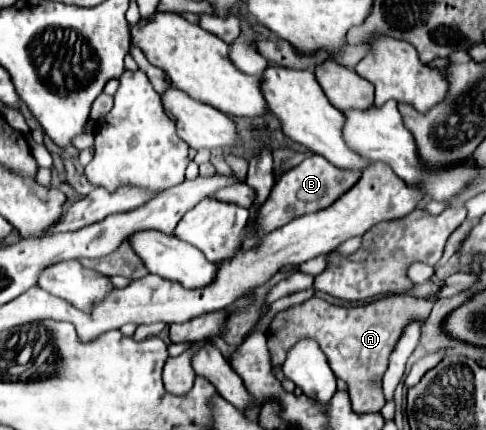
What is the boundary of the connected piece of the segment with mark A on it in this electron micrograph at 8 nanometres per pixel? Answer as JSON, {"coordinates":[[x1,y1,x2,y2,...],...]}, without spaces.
{"coordinates":[[390,294,354,308,334,306,326,300,310,298,302,304,278,312,272,318,268,326,270,362,276,368,282,366,282,362,286,360,286,352,290,350,290,346,294,346,294,342,302,338,314,338,316,342,320,342,336,378,346,380,352,398,352,410,378,412,386,402,382,394,382,374,386,372,388,356,402,336,406,322,414,318,426,318,432,310,432,304,434,300,398,294]]}

